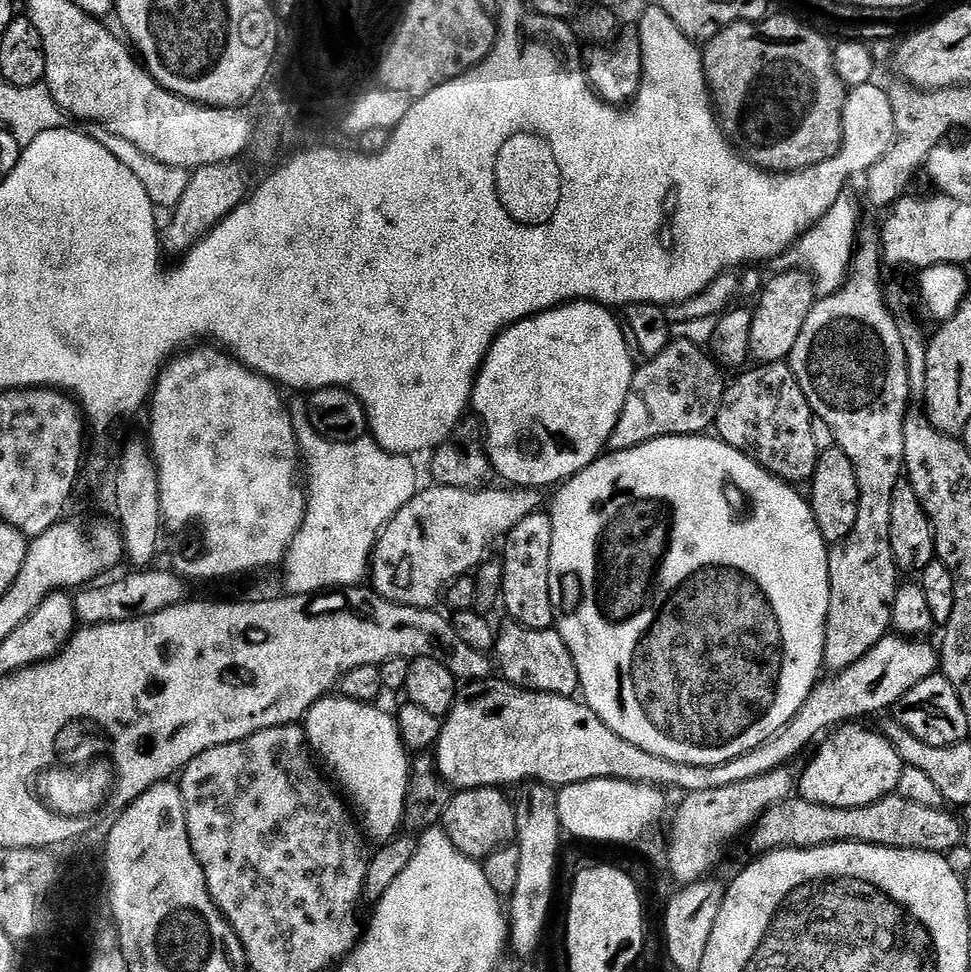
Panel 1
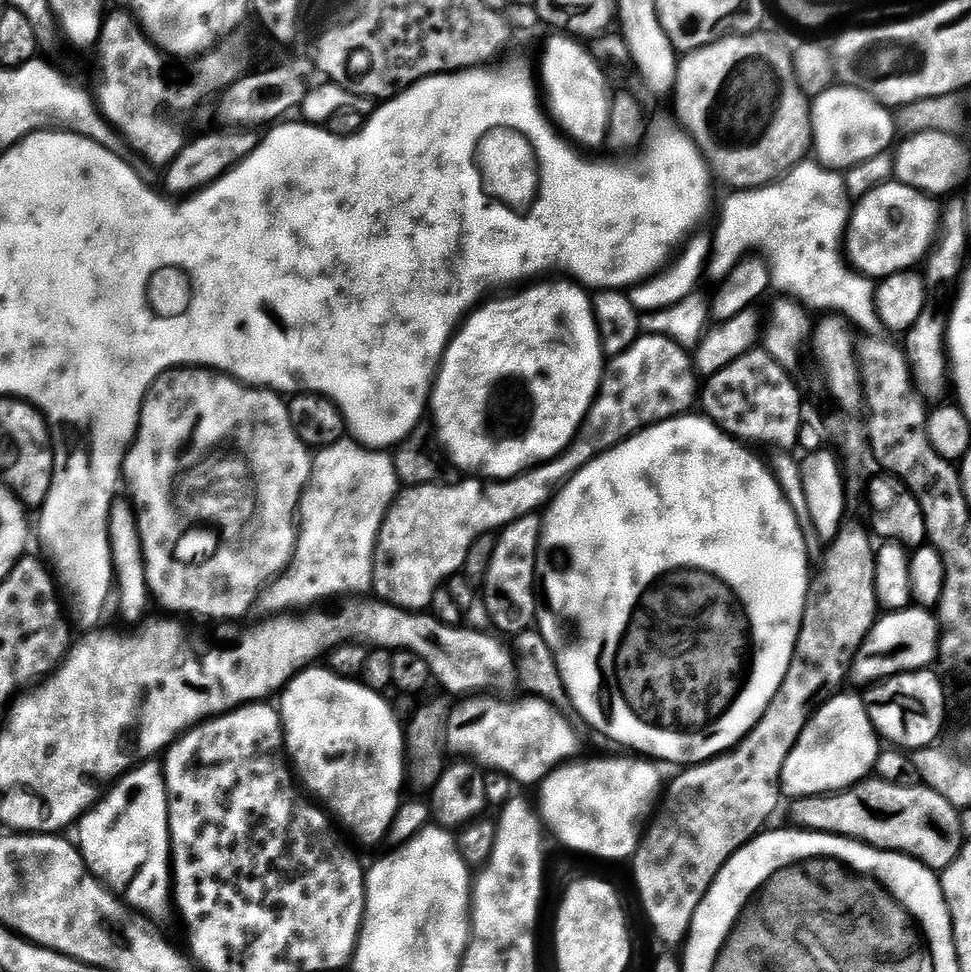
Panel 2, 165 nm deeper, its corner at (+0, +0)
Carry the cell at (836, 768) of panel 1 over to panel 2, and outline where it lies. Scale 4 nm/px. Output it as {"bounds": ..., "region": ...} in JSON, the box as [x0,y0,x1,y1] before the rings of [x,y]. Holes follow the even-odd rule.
{"bounds":[780,691,882,798],"region":[[[841,691],[839,694],[832,694],[820,709],[813,711],[808,717],[808,724],[805,725],[796,744],[793,745],[784,765],[780,770],[780,790],[785,797],[795,798],[798,796],[823,796],[841,790],[846,790],[857,781],[865,779],[875,769],[876,759],[882,751],[882,741],[877,736],[874,726],[864,709],[864,697],[860,694]]]}

